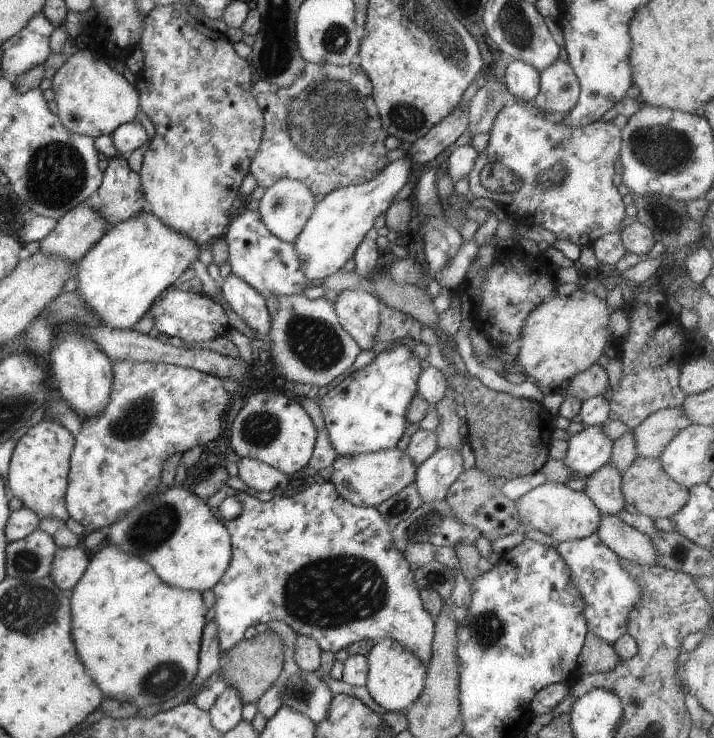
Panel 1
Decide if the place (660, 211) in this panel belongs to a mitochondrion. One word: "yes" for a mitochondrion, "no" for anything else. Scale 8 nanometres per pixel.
yes

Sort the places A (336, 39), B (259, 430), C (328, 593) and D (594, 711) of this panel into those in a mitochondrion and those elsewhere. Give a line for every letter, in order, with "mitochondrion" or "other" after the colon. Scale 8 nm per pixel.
A: mitochondrion
B: mitochondrion
C: mitochondrion
D: other

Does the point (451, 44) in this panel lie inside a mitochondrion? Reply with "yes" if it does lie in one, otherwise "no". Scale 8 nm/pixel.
yes

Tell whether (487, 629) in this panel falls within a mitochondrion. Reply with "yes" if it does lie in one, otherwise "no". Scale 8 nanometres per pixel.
yes

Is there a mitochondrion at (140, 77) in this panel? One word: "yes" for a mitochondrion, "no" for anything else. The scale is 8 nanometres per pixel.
no

